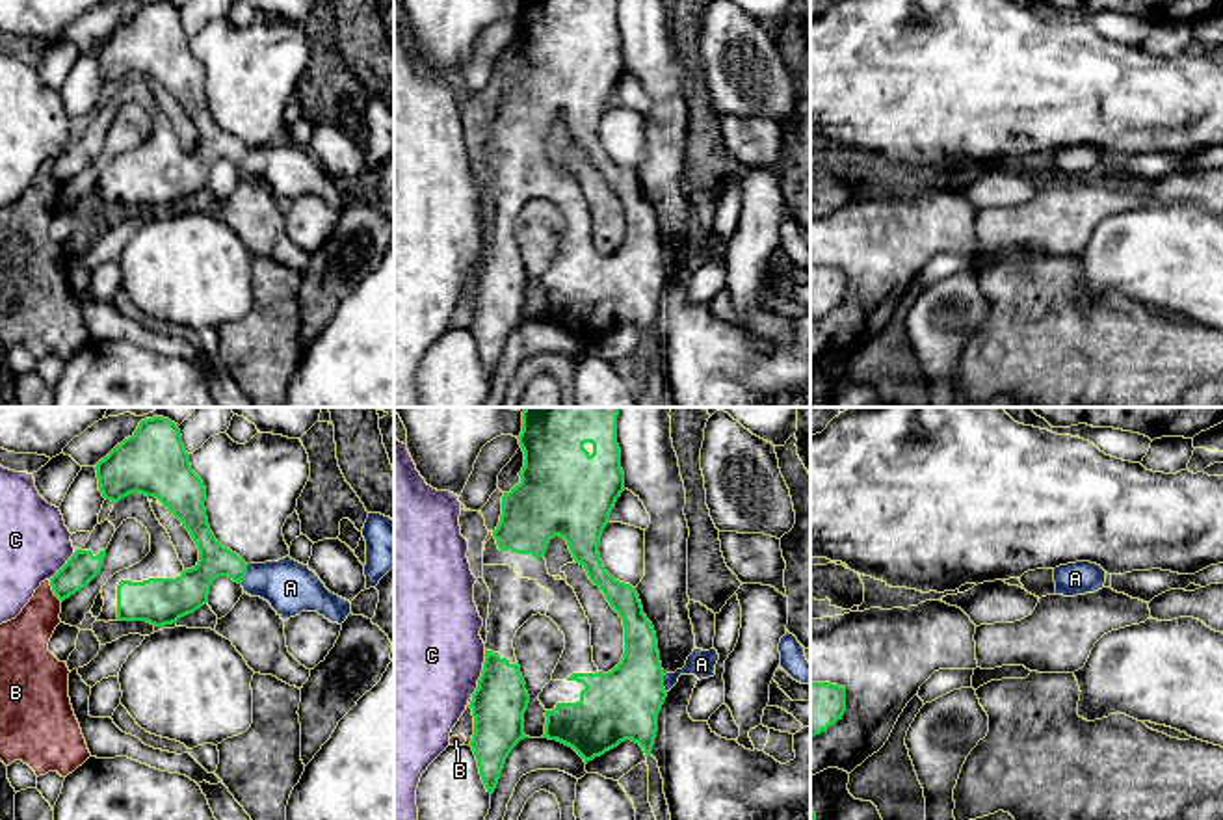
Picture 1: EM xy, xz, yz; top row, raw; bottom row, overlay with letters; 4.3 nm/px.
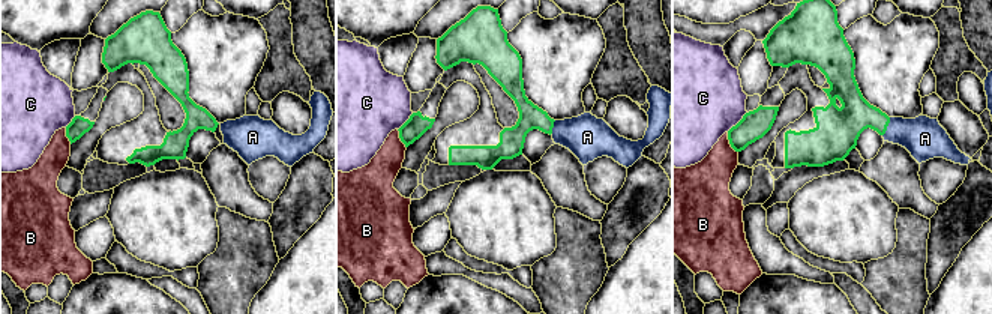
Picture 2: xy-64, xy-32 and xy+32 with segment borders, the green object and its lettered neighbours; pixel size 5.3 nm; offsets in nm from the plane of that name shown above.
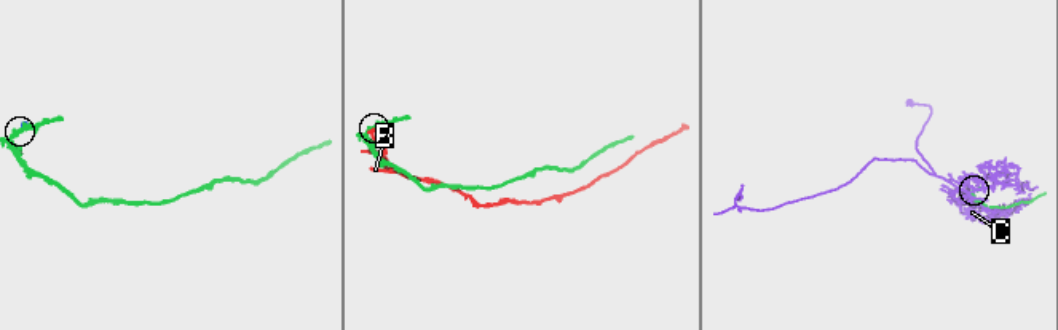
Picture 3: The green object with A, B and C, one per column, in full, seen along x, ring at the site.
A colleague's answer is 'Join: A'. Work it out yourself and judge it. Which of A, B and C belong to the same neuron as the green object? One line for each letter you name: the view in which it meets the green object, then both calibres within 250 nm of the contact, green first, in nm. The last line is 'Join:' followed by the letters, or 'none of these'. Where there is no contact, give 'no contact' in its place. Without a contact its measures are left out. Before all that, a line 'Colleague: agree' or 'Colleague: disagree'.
Colleague: agree
A: xy | 160/220 nm
Join: A

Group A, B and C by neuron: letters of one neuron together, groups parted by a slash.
A / B / C

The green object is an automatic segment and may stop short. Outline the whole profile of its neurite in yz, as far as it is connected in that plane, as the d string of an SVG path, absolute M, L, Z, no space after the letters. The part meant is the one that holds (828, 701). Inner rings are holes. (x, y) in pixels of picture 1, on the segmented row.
M810 682L810 736L816 736L842 720L846 688L831 682Z

